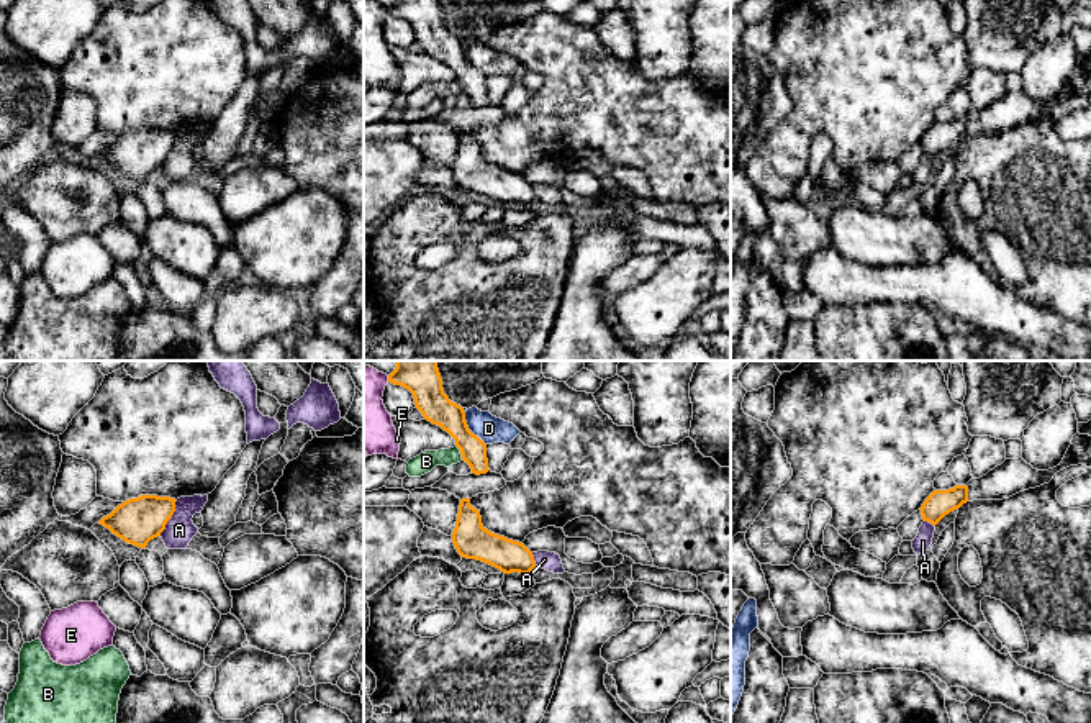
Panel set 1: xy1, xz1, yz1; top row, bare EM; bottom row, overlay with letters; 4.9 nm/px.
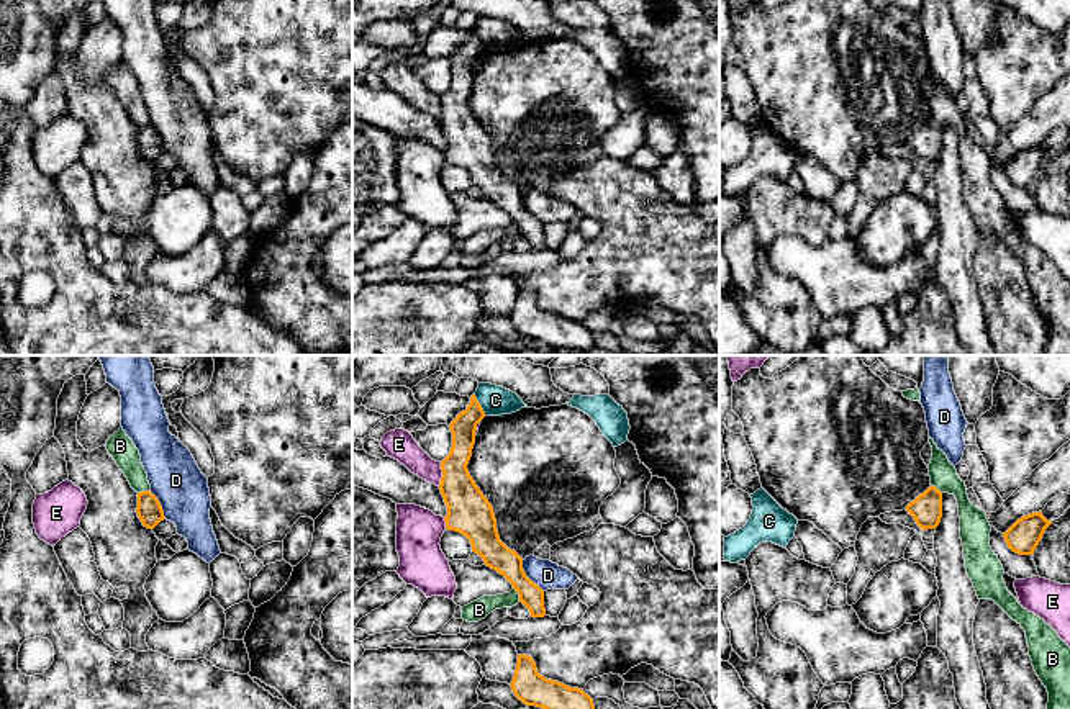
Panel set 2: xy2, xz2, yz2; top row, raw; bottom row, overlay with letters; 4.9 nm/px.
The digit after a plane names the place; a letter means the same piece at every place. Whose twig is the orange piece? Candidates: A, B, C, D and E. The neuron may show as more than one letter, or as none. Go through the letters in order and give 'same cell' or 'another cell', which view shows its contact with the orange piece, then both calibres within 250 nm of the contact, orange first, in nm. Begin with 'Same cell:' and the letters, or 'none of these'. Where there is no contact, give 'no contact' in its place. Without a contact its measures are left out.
Same cell: none of these
A: another cell | xy1 | 220/140 nm
B: another cell | xz2 | 140/100 nm
C: another cell | xz2 | 120/140 nm
D: another cell | xz1 | 160/140 nm
E: another cell | xz2 | 220/140 nm

